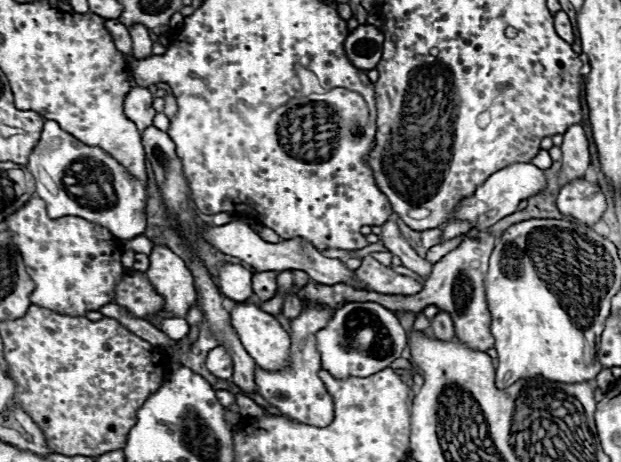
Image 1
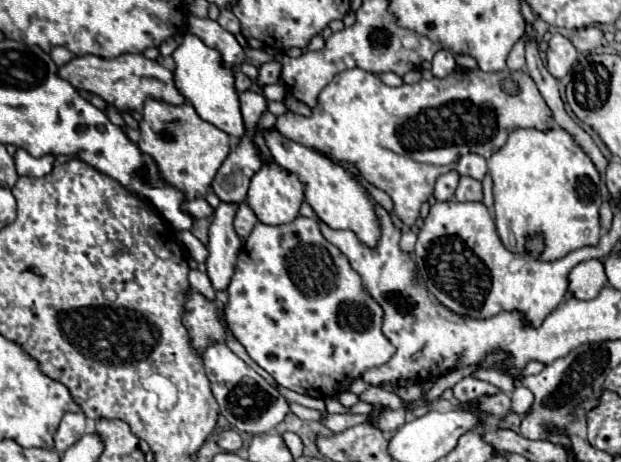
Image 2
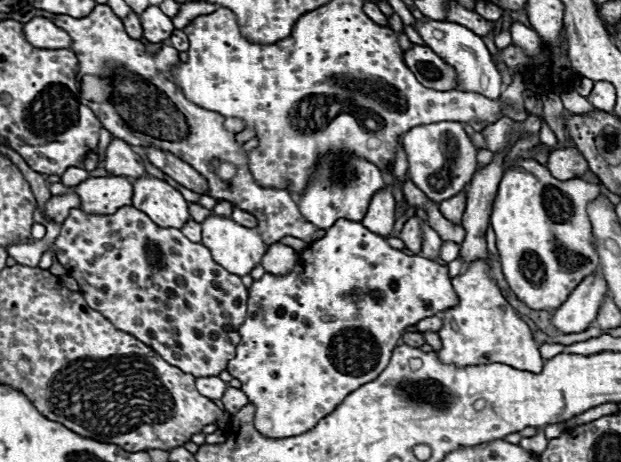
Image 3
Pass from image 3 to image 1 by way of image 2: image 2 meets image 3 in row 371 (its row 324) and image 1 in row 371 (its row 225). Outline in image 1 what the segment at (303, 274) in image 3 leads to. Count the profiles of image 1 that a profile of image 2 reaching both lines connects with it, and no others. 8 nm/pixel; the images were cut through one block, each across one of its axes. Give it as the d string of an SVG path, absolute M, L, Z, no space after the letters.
M304 306L302 314L290 322L292 328L292 354L290 354L290 366L282 372L266 372L256 368L256 384L258 384L258 394L278 408L282 414L288 414L290 418L302 422L302 424L312 424L318 428L324 428L332 422L334 418L334 408L332 408L332 396L326 392L322 380L318 378L320 370L320 356L316 352L316 340L314 334L326 326L330 316L334 314L334 308L328 306L314 306L308 308Z

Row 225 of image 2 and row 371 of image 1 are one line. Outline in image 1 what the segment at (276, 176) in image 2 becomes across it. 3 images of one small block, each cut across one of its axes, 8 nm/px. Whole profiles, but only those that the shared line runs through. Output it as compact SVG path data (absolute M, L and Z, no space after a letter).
M240 302L236 304L236 308L232 310L232 328L236 330L242 346L246 348L246 352L254 358L256 366L268 370L268 372L280 372L284 368L288 368L288 360L290 360L290 336L286 334L286 330L280 326L280 322L262 312L258 308L258 304L254 302Z

